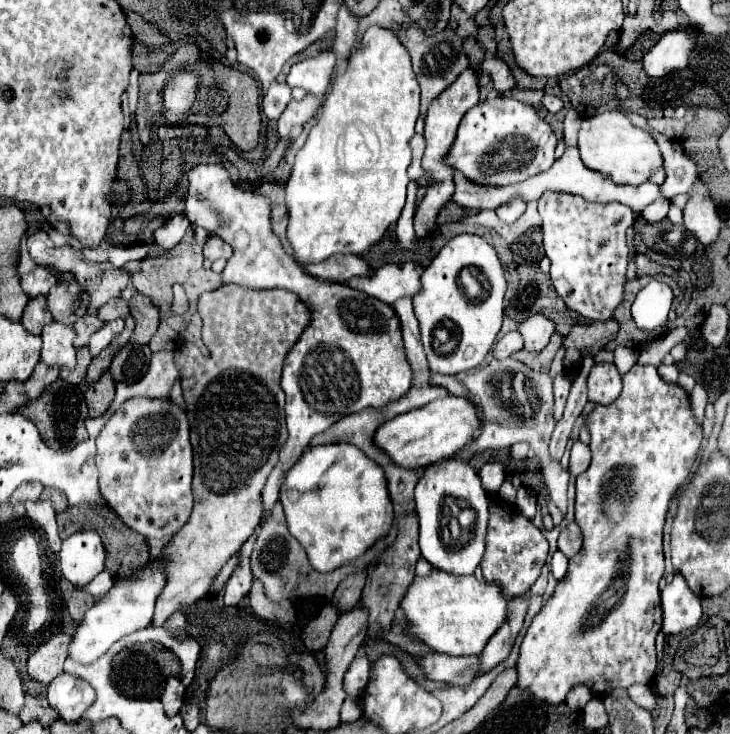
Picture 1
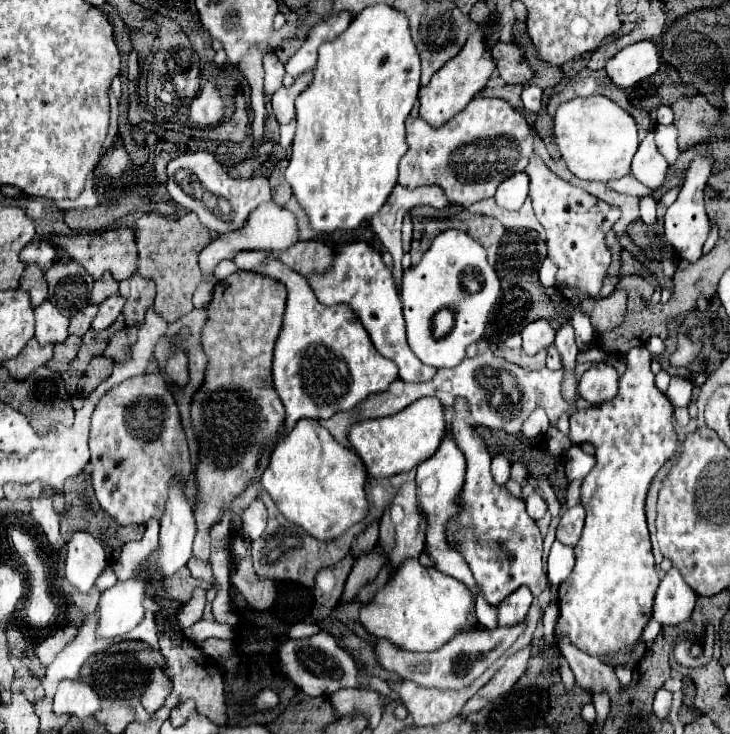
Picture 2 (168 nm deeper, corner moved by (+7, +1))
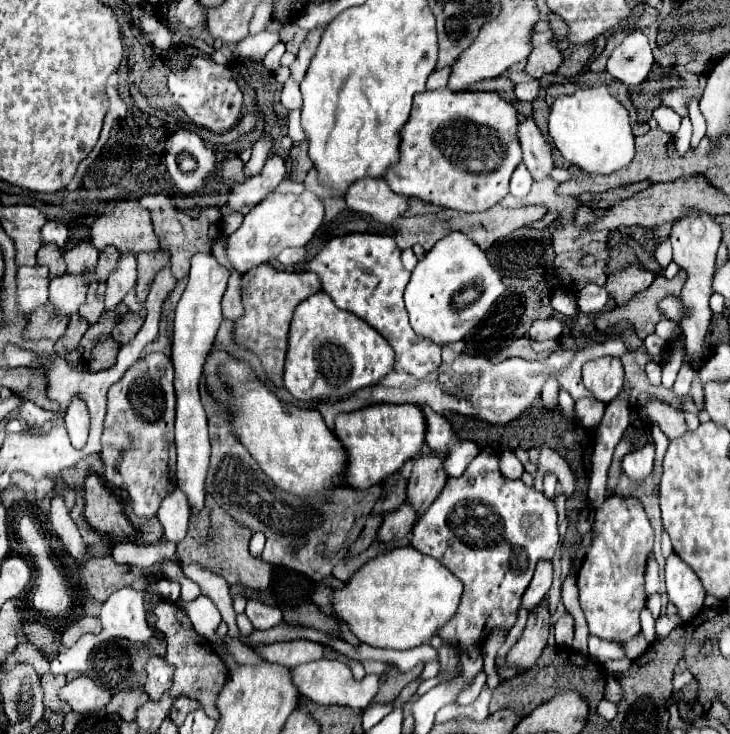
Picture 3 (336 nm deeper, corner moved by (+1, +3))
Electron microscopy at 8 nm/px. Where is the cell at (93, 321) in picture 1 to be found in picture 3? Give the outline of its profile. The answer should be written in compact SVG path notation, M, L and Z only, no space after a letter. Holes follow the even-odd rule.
M93 280L89 284L89 292L87 292L87 300L83 304L83 308L79 308L79 316L83 316L83 320L87 320L87 324L95 324L99 320L99 316L103 314L103 292L105 292L105 284L99 284L97 280Z

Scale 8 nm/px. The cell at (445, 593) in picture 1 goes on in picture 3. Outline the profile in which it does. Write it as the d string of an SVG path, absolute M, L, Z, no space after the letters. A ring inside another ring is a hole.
M413 546L395 548L391 552L379 554L377 558L369 560L359 572L351 576L351 580L333 594L333 608L335 614L345 620L351 632L365 644L375 648L389 648L389 650L411 650L425 642L429 642L437 632L455 616L457 606L461 602L463 582L455 578L451 570L439 564L435 558L421 554Z

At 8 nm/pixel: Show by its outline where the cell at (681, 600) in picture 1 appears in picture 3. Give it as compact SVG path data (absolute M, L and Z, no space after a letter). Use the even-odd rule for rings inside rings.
M671 554L665 564L665 588L669 602L675 604L683 622L695 618L703 608L705 592L697 574L677 556Z

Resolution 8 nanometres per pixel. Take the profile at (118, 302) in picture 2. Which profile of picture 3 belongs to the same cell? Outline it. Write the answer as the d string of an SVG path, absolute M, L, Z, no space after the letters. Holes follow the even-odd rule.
M127 254L119 258L117 270L109 276L107 280L107 290L105 290L105 310L113 310L123 296L135 286L137 282L137 262L135 256Z

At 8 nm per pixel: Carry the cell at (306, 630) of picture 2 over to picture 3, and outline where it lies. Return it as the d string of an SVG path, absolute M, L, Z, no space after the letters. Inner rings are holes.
M255 600L247 602L245 614L257 630L269 630L269 628L283 622L283 614L277 606L267 606L267 604L261 604L261 602L255 602Z

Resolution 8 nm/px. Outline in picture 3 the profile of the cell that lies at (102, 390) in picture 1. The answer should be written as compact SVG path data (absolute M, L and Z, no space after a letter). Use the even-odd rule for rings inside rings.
M111 338L97 344L91 352L91 358L89 358L89 370L99 372L99 370L111 368L115 364L117 352L119 352L119 344L115 344L115 340L111 340Z

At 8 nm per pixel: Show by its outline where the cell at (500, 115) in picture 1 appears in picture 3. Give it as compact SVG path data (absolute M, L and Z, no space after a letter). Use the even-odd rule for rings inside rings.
M439 88L439 90L433 90L433 92L421 92L413 98L413 110L411 110L411 118L409 122L403 126L403 132L401 132L401 160L399 164L395 164L391 168L391 172L387 172L385 180L391 184L391 190L395 190L397 194L403 194L403 196L415 196L415 198L421 198L433 206L443 206L443 208L453 208L453 210L467 210L467 212L479 212L479 210L487 210L491 206L495 206L501 198L505 198L509 194L509 180L511 180L511 174L513 170L521 164L523 160L523 152L521 152L521 144L519 144L519 138L517 138L517 126L519 126L519 118L517 118L517 110L511 102L503 100L497 92L471 92L471 90L465 90L465 92L451 92L449 88Z

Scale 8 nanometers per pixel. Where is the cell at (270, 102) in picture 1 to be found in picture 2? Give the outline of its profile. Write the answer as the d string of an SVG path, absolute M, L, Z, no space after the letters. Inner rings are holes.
M269 52L265 54L263 58L263 68L265 68L265 96L271 98L283 84L281 84L281 78L285 74L285 68L283 64L279 62L277 54L275 52Z

